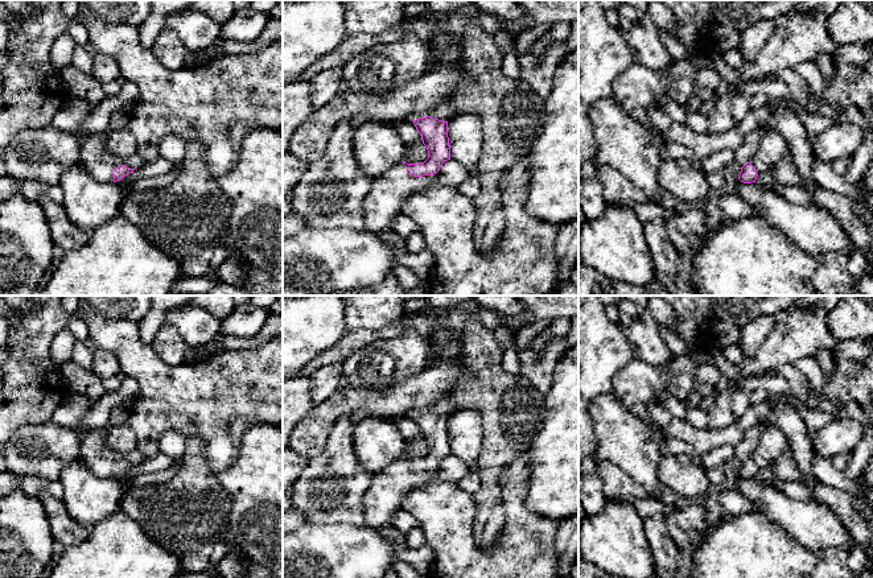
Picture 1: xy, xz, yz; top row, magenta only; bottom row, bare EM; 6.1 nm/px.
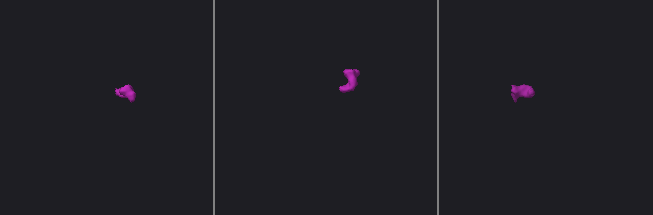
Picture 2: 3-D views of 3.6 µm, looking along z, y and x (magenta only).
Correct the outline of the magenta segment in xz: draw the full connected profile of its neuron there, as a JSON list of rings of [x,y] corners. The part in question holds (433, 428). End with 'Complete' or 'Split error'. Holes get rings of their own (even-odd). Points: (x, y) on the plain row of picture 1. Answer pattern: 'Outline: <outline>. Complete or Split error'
Outline: [[[448,393],[435,404],[412,413],[428,446],[428,454],[419,459],[403,458],[372,475],[362,500],[367,527],[391,527],[391,519],[402,508],[404,498],[436,479],[435,470],[450,455],[448,416],[454,410],[453,393]]]. Split error

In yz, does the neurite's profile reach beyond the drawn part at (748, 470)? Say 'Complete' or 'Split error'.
Split error

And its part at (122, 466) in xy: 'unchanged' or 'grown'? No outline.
grown

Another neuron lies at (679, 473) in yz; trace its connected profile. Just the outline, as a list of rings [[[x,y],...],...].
[[[685,454],[664,455],[658,466],[660,484],[683,499],[703,495],[709,487],[707,470]]]

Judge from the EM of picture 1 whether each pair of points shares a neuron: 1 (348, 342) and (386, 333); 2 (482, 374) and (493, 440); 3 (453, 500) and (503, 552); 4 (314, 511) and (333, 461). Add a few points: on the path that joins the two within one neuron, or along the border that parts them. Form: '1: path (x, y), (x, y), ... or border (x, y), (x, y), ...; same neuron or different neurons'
1: path (357, 339), (377, 334); same neuron
2: path (489, 389), (493, 393), (493, 424); same neuron
3: path (453, 520), (453, 532), (478, 557), (484, 557); same neuron
4: path (324, 499), (330, 488), (333, 473); same neuron

